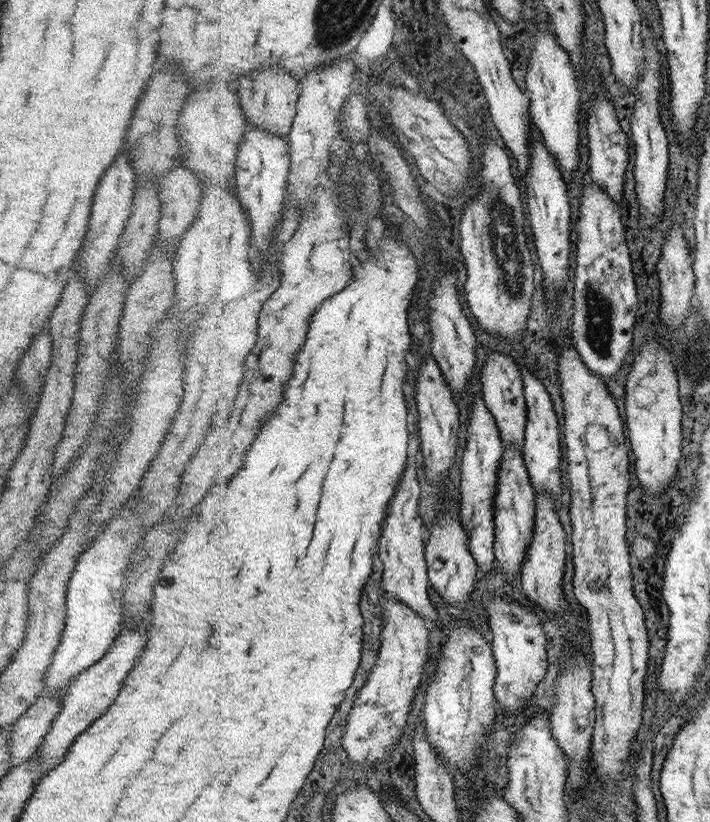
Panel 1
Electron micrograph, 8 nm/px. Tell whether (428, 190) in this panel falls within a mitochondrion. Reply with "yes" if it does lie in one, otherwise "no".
no

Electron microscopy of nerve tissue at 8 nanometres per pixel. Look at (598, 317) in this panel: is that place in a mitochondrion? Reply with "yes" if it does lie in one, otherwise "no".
yes

